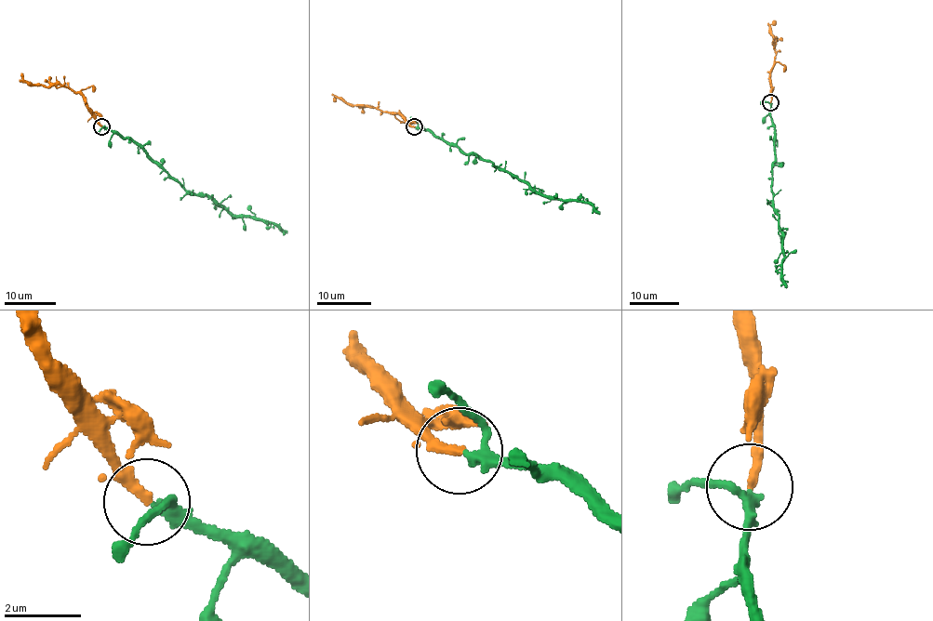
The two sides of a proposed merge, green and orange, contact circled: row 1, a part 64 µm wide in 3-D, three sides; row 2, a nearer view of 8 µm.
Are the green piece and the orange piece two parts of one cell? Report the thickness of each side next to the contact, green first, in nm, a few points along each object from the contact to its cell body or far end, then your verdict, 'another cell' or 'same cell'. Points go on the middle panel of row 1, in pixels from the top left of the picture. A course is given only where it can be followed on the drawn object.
240/180 nm | green via (414, 126), (429, 128), (443, 139), (528, 182), (546, 196), (583, 201), (593, 205), (599, 213) | orange via (414, 126), (400, 113), (381, 112), (369, 106), (348, 105), (338, 97), (334, 100) | same cell

